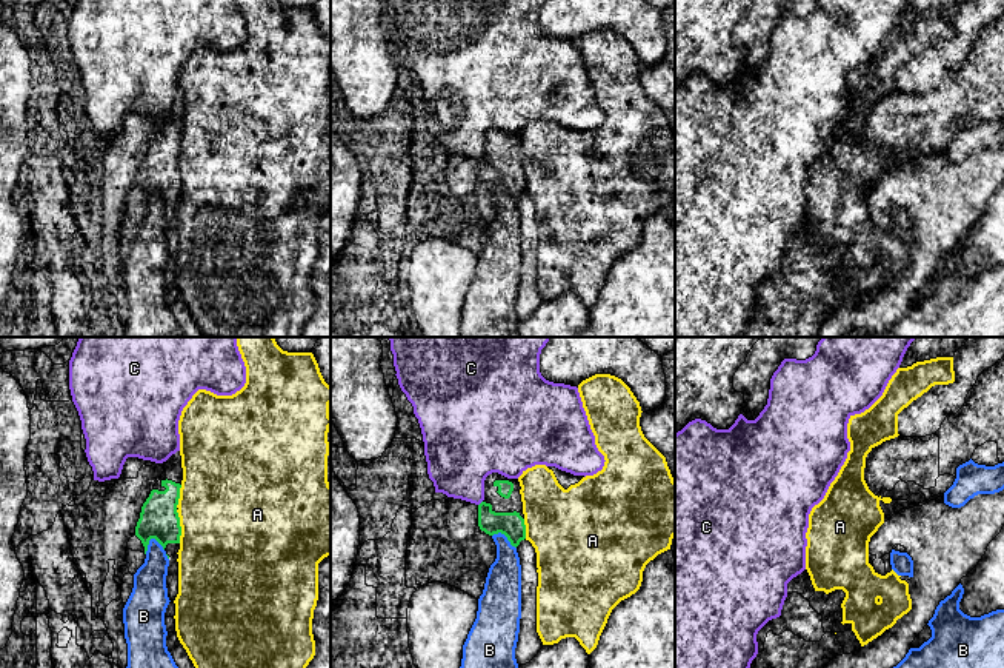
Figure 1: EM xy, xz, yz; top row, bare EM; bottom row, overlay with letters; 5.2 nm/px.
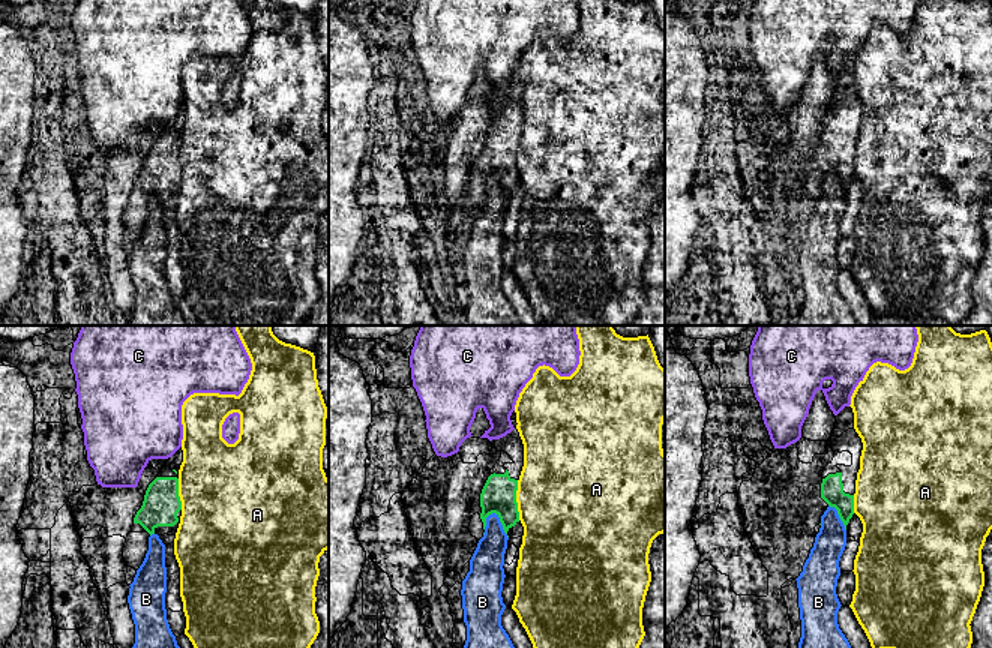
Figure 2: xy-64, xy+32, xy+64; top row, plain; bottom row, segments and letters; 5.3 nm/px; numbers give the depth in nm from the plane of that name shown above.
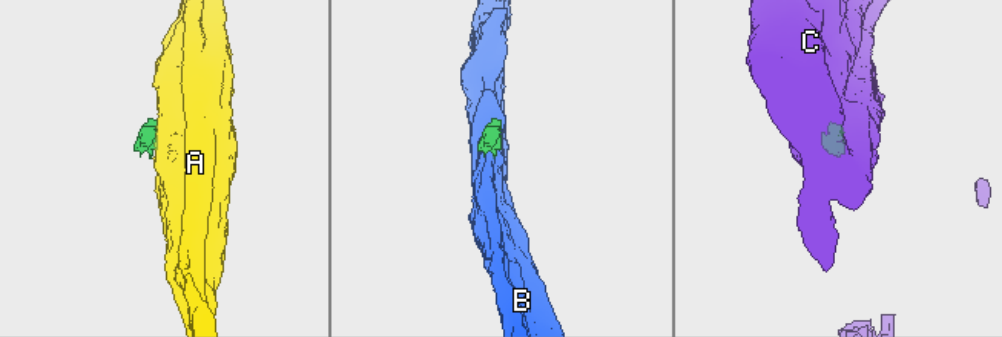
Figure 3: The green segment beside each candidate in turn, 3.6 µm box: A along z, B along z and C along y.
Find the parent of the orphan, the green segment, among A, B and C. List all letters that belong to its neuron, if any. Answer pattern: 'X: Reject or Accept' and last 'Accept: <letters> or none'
A: Reject
B: Reject
C: Reject
Accept: none

